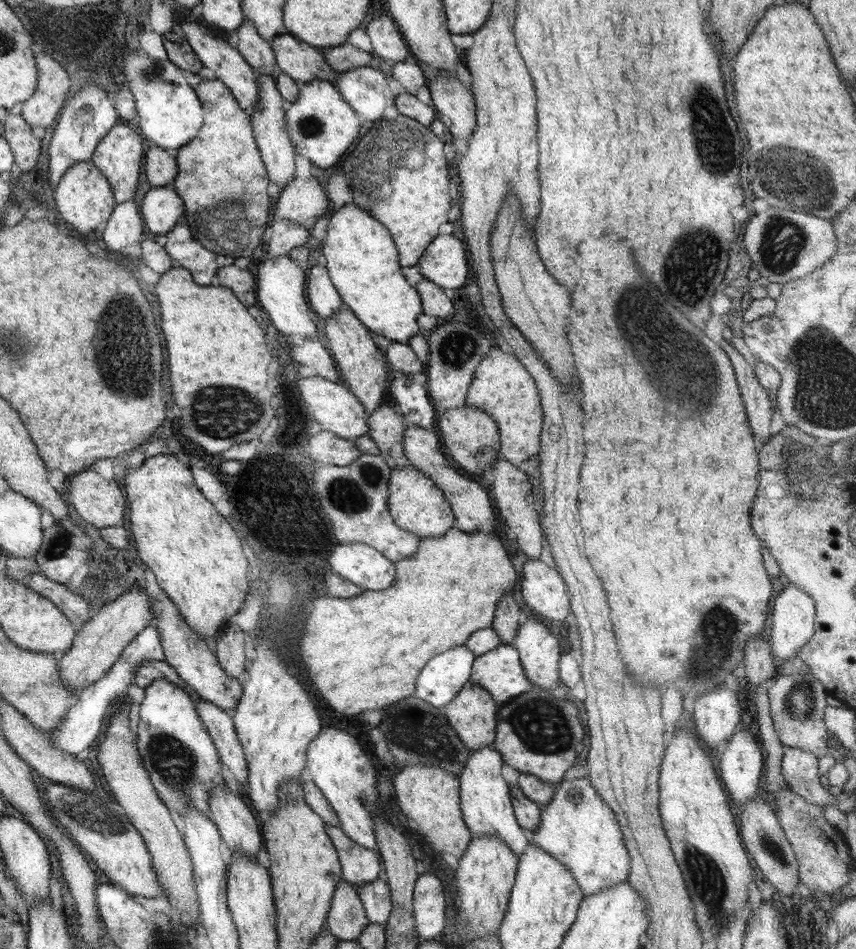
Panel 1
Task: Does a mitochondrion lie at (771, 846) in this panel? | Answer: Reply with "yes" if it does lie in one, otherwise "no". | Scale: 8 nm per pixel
yes

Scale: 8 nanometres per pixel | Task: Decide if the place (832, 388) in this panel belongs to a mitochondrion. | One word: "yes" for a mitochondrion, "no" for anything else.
yes

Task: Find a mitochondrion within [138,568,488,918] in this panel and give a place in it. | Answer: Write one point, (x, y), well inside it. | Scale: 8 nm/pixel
(172, 761)

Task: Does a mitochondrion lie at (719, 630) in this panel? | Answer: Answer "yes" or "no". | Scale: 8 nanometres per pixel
yes

